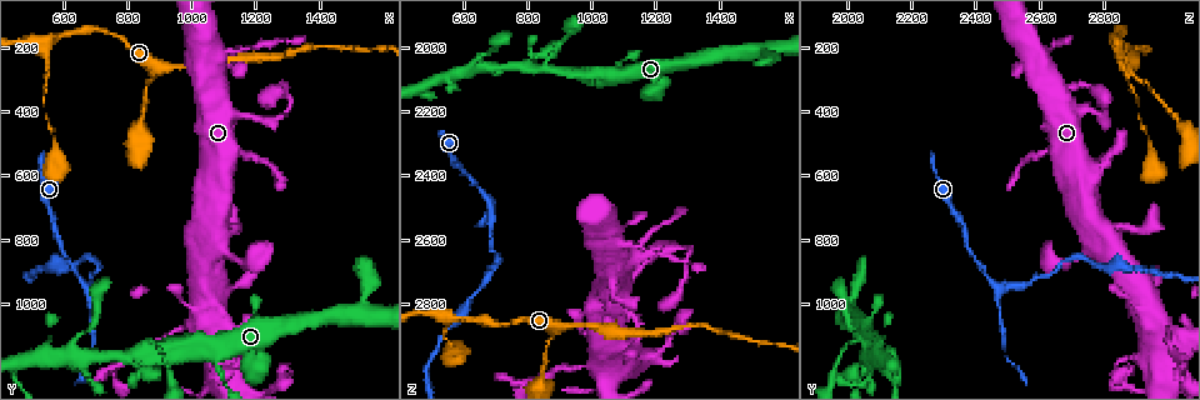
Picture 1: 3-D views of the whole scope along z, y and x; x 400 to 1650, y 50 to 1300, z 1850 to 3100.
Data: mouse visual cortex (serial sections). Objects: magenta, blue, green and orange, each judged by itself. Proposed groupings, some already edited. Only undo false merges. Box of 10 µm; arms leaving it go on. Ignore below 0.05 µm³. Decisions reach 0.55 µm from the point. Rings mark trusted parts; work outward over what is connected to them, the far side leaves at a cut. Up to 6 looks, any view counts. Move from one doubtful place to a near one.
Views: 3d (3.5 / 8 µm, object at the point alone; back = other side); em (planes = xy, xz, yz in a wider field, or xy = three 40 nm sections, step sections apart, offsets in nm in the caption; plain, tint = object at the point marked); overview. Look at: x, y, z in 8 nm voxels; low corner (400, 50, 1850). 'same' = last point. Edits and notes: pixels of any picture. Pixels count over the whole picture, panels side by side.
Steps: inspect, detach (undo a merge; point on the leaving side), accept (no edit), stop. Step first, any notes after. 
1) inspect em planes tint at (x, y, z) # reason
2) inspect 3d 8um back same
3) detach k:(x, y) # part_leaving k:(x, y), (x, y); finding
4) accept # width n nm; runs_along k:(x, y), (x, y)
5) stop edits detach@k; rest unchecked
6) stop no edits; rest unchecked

inspect 3d 8um at (860, 1150, 2070) # thin neck

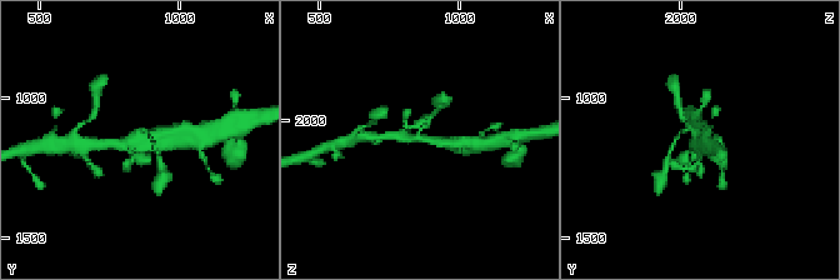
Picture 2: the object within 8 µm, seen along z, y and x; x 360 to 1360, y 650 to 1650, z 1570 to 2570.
inspect 3d 3.5um back same

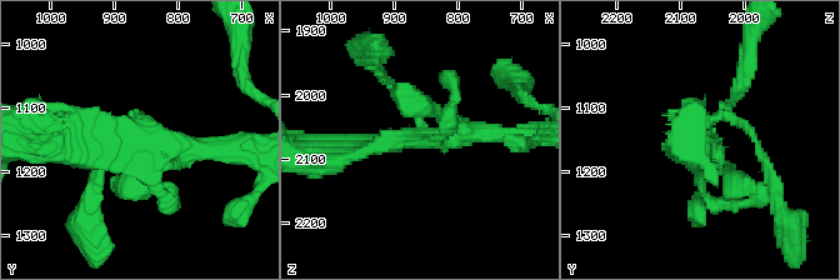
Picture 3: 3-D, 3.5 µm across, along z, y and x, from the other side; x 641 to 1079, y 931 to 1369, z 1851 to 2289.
inspect em xy step 3 tint at (870, 1150, 2065) # shape alone is not enough

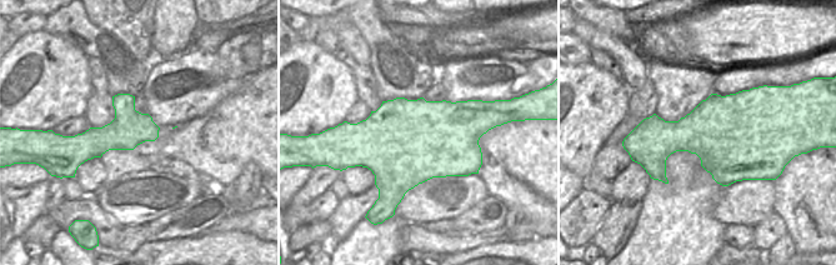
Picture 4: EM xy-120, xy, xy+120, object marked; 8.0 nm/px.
accept # runs_along 3:(51, 121), (183, 151), (213, 148); continuous, no second cell

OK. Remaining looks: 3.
inspect 3d 3.5um at (680, 960, 2470) # sharp bend

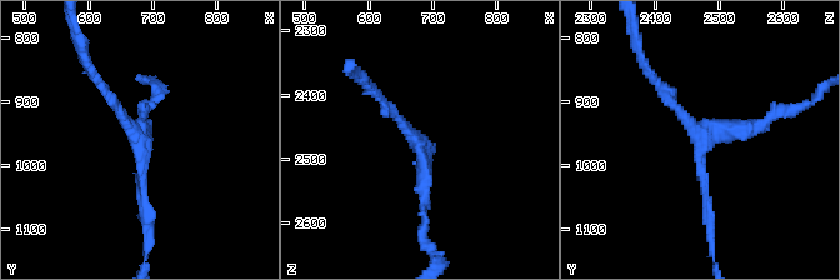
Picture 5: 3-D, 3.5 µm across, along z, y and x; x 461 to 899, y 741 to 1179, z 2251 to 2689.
inspect em xy step 5 tint at (680, 960, 2480)

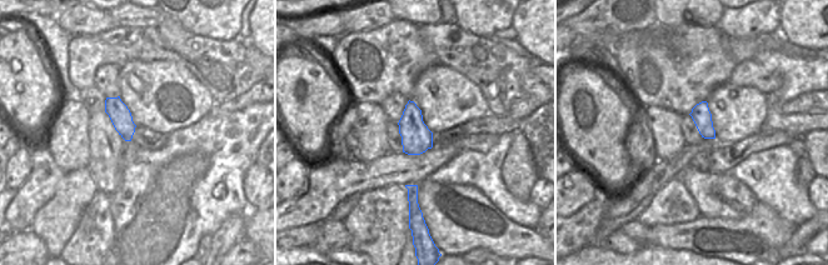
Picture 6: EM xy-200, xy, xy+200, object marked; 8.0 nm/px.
accept # runs_along 5:(376, 96), (423, 148), (423, 221); one cell here

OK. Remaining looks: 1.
stop no edits; rest unchecked

